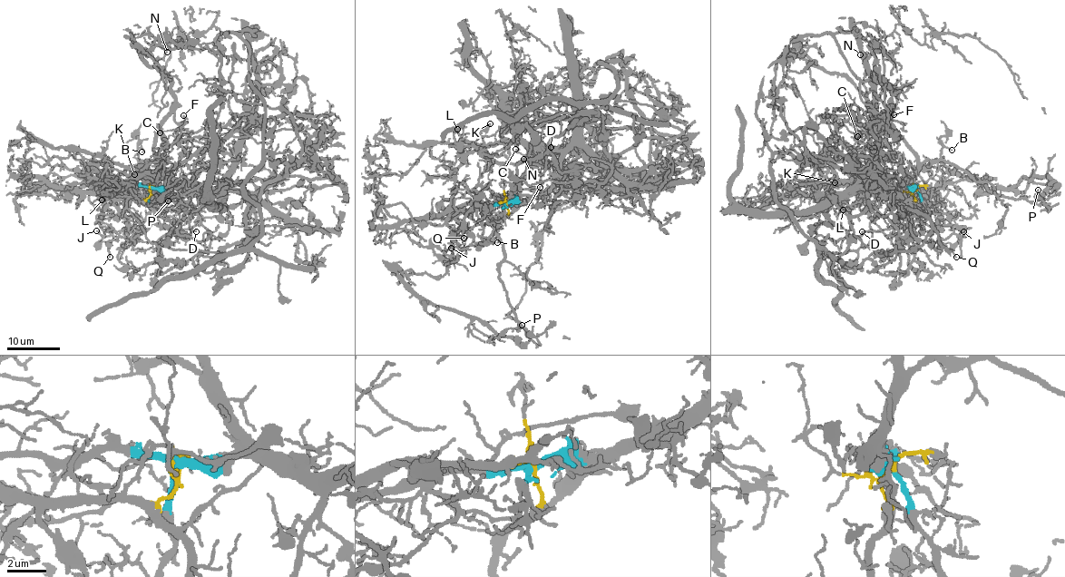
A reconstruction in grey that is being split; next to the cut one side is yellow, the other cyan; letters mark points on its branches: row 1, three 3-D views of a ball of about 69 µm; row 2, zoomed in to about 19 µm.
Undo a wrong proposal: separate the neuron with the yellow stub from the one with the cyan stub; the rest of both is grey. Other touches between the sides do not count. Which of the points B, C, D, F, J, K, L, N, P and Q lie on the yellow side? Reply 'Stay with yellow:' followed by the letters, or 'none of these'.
Stay with yellow: D, K, L, Q

